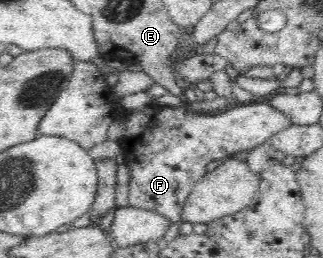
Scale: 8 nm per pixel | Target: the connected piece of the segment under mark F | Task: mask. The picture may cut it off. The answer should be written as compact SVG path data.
M256 101L256 102L247 102L246 104L235 103L233 105L229 105L229 110L225 112L213 115L207 113L195 113L189 112L187 114L184 109L184 105L177 107L169 107L169 106L156 106L153 104L149 104L145 110L141 110L141 112L133 112L133 114L123 115L123 119L126 121L126 134L123 138L118 140L118 143L121 146L122 154L124 155L125 164L129 165L129 173L131 173L131 178L129 178L129 205L133 207L137 207L140 209L155 211L163 217L167 217L171 224L182 220L182 212L184 208L185 201L187 197L191 194L195 183L205 174L207 173L205 170L205 166L209 164L209 162L213 162L213 160L221 160L221 158L227 158L231 156L244 156L247 152L251 151L253 148L264 144L267 140L270 140L275 134L281 133L281 130L285 130L291 126L291 119L283 113L283 111L279 109L275 109L275 107L269 105L269 103Z

